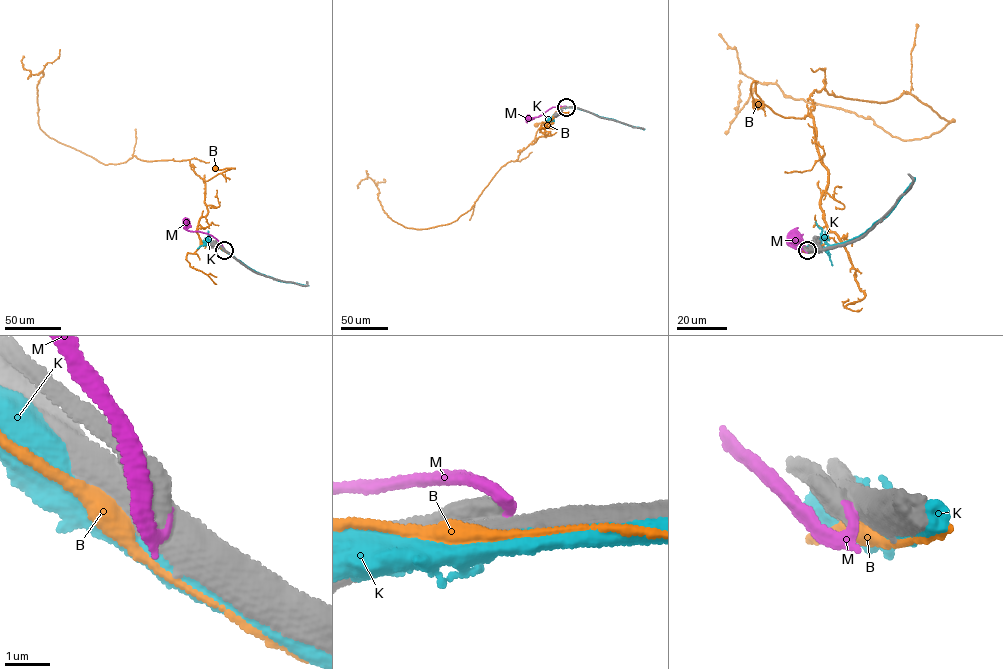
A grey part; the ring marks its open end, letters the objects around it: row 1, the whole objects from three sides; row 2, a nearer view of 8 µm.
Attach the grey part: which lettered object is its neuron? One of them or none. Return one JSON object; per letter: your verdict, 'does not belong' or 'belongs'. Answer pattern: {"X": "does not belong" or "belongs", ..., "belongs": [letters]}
{"B": "does not belong", "K": "does not belong", "M": "belongs", "belongs": ["M"]}

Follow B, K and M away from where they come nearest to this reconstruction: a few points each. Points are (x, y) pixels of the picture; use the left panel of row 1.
B: (223, 249), (207, 241), (201, 244), (196, 231), (199, 219), (208, 212), (204, 179), (234, 168), (215, 169)
K: (224, 250), (258, 273), (309, 285)
M: (224, 250), (211, 235), (186, 229), (186, 221)

